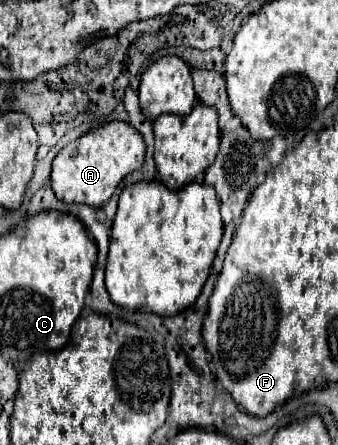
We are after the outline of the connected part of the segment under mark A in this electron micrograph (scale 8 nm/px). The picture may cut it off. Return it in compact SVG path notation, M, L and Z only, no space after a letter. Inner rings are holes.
M115 120L105 126L93 128L75 142L67 144L53 160L51 188L63 202L103 206L113 196L119 182L141 168L145 158L143 136L127 122Z

